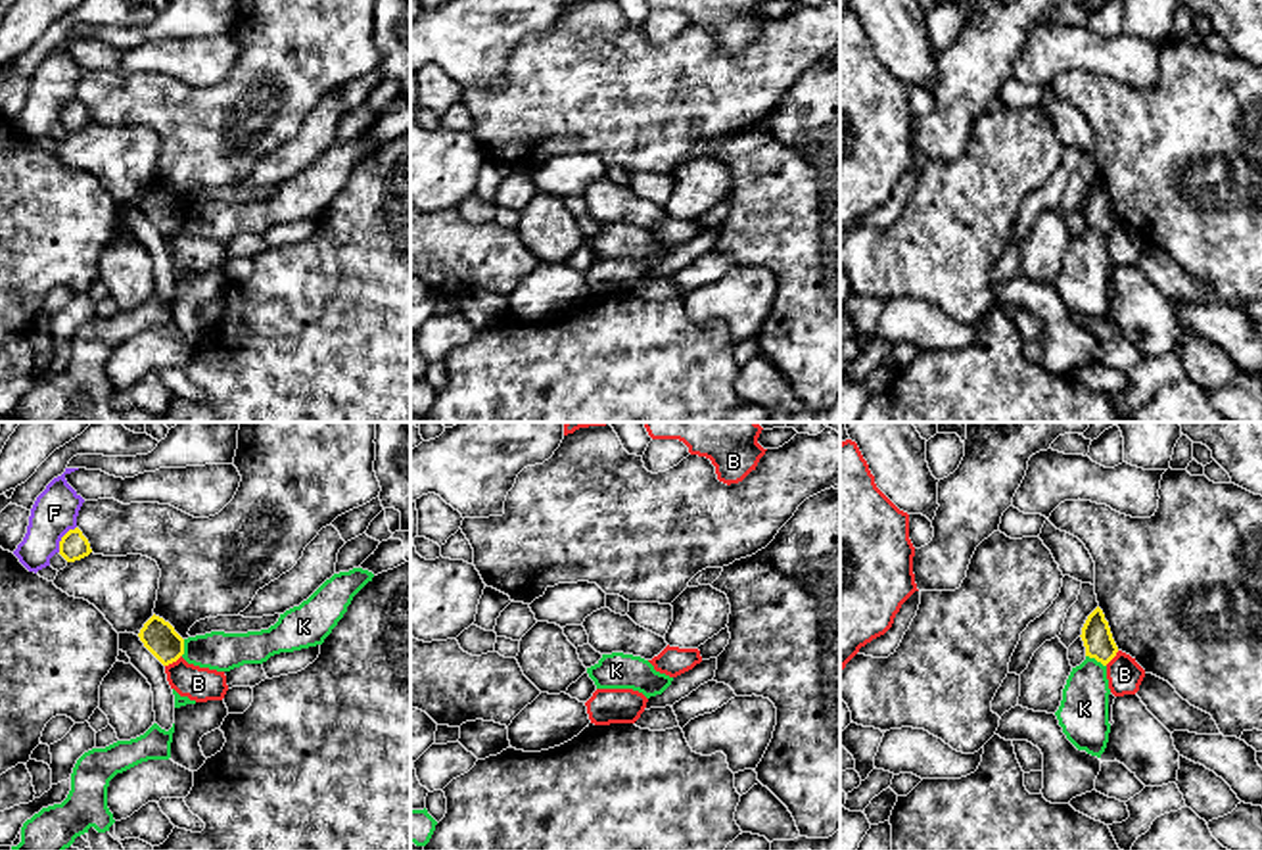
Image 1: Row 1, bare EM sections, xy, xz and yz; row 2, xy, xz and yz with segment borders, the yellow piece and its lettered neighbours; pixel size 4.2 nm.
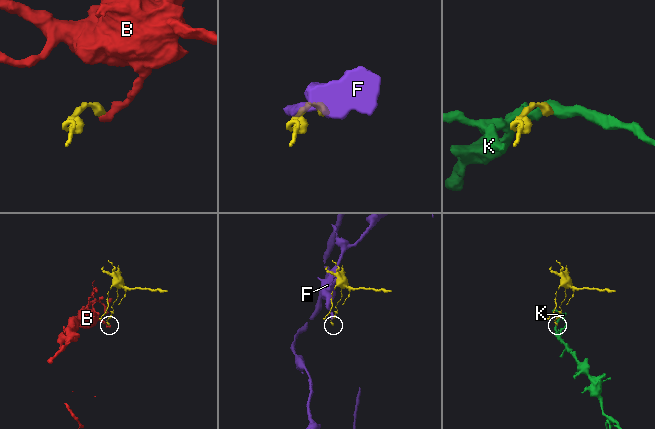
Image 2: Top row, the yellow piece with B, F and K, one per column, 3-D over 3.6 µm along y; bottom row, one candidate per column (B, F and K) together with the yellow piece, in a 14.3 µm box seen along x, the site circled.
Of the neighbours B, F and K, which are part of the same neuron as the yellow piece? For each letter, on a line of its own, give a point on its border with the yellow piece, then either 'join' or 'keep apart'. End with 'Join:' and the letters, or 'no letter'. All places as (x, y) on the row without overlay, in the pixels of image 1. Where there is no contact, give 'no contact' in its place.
B: xy (173, 231) | keep apart
F: xy (62, 108) | keep apart
K: yz (1096, 229) | keep apart
Join: no letter

